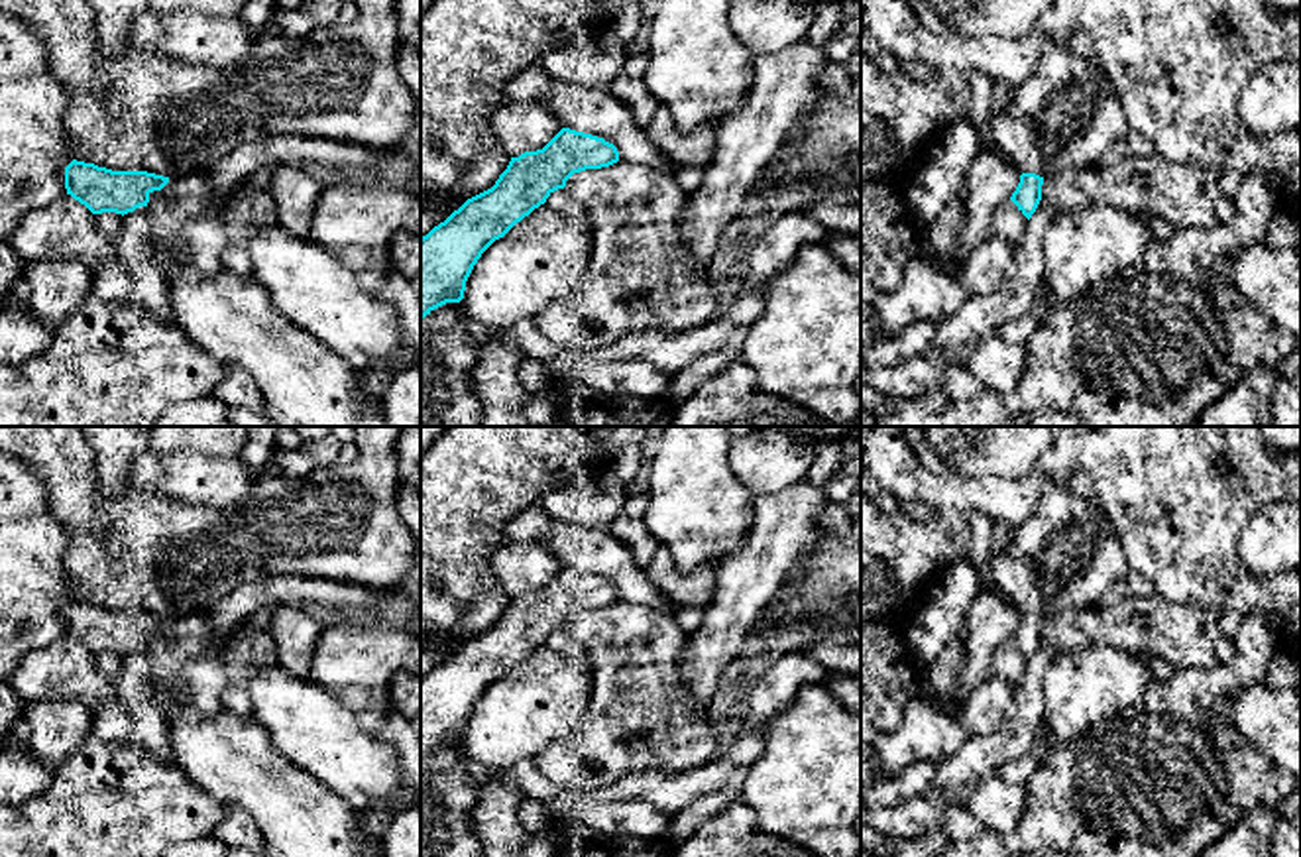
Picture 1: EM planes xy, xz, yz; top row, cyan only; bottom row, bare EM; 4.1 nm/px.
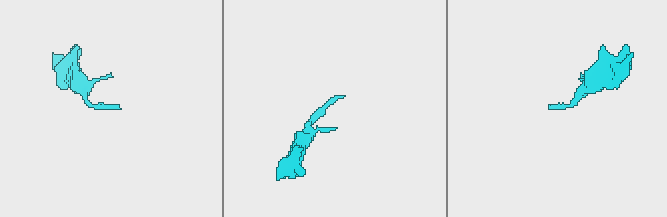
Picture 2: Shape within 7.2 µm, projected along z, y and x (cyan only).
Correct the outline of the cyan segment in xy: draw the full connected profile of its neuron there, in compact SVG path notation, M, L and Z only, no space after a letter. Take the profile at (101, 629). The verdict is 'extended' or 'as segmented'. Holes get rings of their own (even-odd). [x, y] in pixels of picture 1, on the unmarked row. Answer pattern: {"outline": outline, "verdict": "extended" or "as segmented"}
{"outline": "M73 600L65 607L65 629L92 655L128 655L147 647L149 635L161 631L169 617L147 611L112 611Z", "verdict": "as segmented"}

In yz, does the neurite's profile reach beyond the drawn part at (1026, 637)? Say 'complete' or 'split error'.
split error

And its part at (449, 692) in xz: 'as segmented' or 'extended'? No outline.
as segmented

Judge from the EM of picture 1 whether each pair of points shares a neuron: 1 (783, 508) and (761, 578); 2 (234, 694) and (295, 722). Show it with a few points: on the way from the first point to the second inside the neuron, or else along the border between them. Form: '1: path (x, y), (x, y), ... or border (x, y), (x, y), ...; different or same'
1: path (783, 525), (763, 561); same
2: border (276, 663), (250, 671), (246, 681), (250, 714); different

